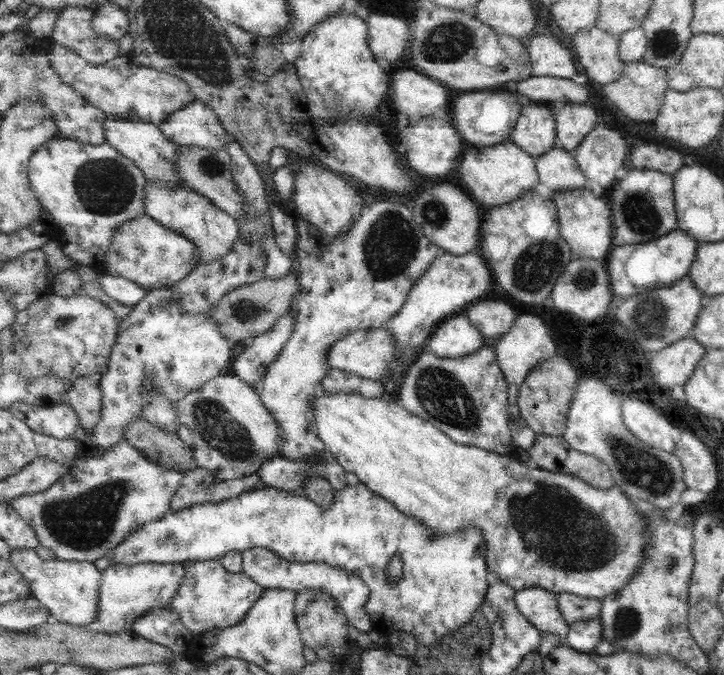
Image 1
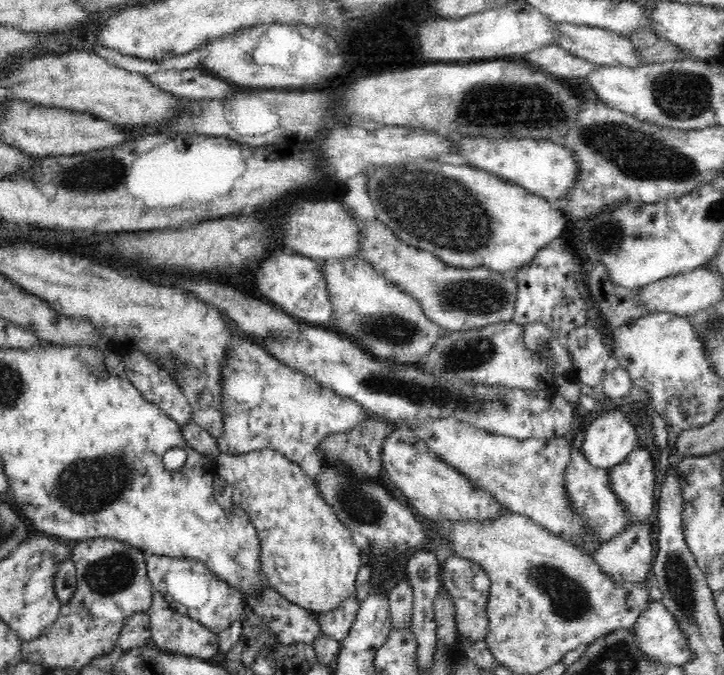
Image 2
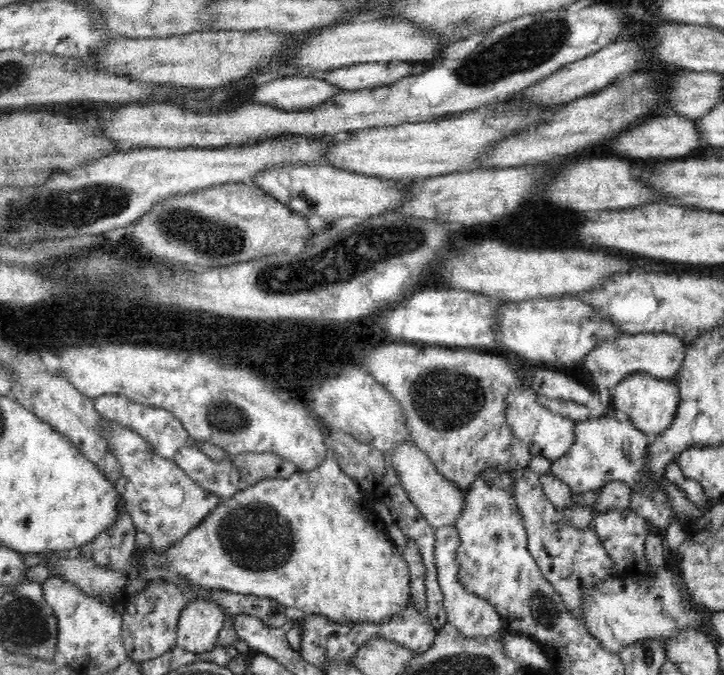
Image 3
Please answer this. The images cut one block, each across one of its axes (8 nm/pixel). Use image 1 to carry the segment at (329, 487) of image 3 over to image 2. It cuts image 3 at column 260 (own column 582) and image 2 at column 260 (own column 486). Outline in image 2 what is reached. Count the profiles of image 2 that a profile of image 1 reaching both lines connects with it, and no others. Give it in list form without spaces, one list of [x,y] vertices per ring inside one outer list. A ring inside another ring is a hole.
[[[268,447],[242,454],[221,452],[216,466],[218,475],[232,485],[233,504],[246,510],[258,529],[262,571],[272,589],[314,614],[330,612],[354,594],[364,552],[298,463]]]

